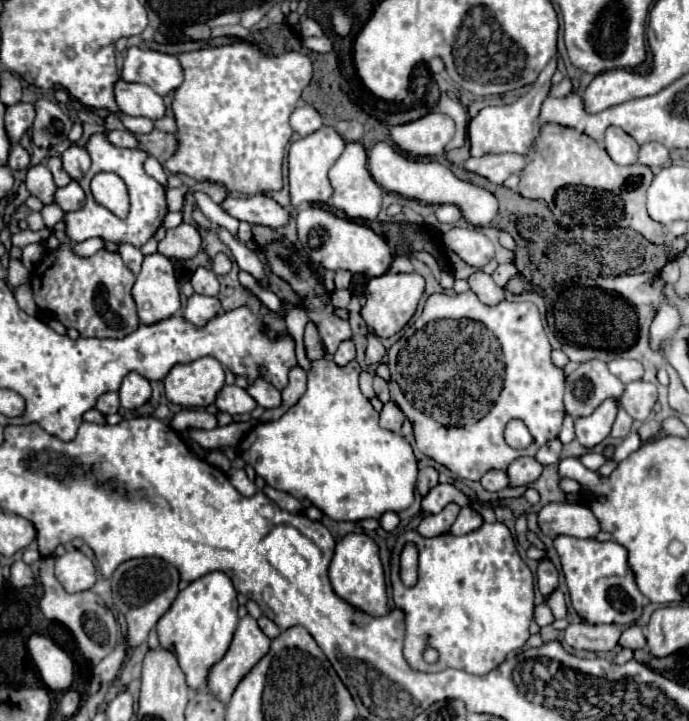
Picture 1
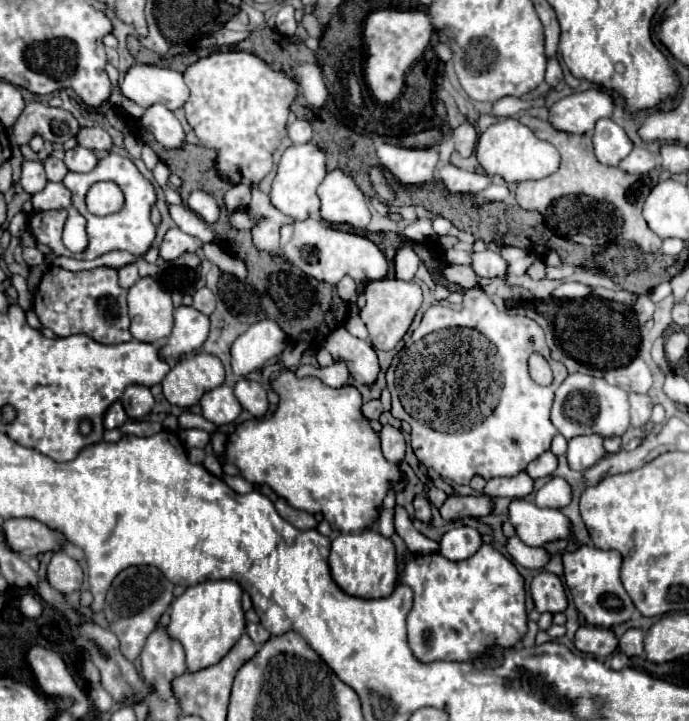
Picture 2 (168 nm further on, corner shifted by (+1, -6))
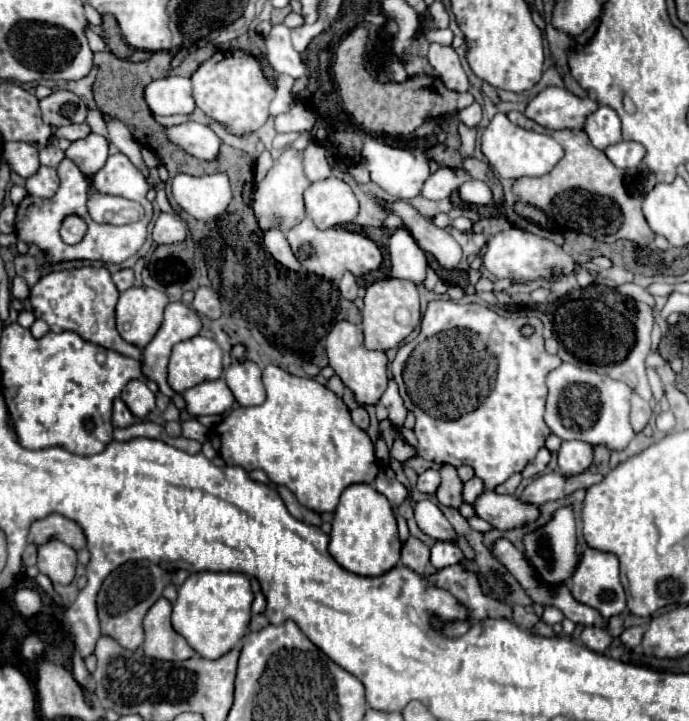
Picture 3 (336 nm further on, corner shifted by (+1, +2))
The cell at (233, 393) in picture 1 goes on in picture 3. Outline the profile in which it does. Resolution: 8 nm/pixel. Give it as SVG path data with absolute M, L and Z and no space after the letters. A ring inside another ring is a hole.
M225 379L217 381L205 381L197 387L191 387L183 393L183 399L187 403L187 413L193 417L201 415L223 415L231 409L235 403L233 393L229 391Z

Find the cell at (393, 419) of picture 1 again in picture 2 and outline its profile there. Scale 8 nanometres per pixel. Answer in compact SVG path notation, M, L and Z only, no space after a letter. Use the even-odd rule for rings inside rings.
M383 425L381 429L381 447L383 447L383 455L389 461L399 463L405 457L405 439L403 433L397 427L391 425Z

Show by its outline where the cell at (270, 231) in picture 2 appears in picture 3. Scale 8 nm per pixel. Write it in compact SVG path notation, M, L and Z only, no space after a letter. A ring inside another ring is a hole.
M267 231L263 243L277 263L281 263L285 269L289 269L293 273L303 273L303 267L299 265L299 261L291 253L291 247L289 247L289 243L281 231Z

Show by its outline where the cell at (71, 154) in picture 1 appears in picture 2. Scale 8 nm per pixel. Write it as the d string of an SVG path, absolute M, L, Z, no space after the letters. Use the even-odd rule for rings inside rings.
M77 145L75 149L69 149L65 151L65 165L69 171L75 171L75 173L87 173L91 171L95 165L97 165L97 157L93 155L93 151Z

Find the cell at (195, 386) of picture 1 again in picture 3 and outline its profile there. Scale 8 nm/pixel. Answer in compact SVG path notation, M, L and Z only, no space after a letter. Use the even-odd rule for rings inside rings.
M203 335L173 345L169 359L169 385L173 391L183 393L203 381L219 379L223 375L221 347Z

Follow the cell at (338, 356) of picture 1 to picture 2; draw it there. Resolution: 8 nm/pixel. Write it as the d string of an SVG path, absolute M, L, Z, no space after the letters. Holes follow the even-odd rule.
M335 361L333 365L329 367L307 367L307 365L301 365L297 371L295 371L297 377L305 377L305 375L321 375L321 379L329 385L329 387L341 387L345 383L349 383L349 369L345 363L341 361Z

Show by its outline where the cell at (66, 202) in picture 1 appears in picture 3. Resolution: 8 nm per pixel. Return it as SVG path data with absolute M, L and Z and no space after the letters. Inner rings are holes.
M39 167L39 171L27 179L25 189L37 197L53 195L53 191L57 191L57 171L53 167Z

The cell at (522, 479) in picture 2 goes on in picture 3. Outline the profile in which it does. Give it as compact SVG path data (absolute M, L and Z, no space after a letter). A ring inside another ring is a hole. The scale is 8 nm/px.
M477 477L465 481L465 483L463 483L463 491L461 491L463 503L473 503L473 499L477 499L477 495L479 495L483 489L485 489L485 487L483 487L481 479L477 479Z

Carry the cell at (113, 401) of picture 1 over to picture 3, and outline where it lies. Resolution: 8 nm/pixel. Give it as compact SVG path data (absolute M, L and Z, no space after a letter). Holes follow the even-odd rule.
M115 399L113 403L113 427L129 427L135 423L135 417L131 415L131 411L125 407L125 403L121 399Z

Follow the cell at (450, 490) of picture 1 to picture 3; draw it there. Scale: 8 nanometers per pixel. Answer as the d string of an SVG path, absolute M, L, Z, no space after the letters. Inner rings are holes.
M427 469L427 471L423 471L423 473L419 475L419 479L417 479L417 489L419 489L421 493L435 493L437 487L439 487L439 483L441 483L439 471Z

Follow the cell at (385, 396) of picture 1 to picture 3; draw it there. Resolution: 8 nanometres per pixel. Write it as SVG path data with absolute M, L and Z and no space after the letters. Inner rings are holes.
M365 407L353 409L353 411L351 411L351 419L353 419L353 423L355 423L359 429L363 429L363 431L369 427L369 415L367 415Z

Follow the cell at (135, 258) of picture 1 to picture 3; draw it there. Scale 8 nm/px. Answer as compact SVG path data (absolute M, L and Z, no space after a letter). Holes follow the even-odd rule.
M121 269L121 271L113 273L113 281L119 291L127 291L129 287L133 287L133 281L135 281L133 269Z

